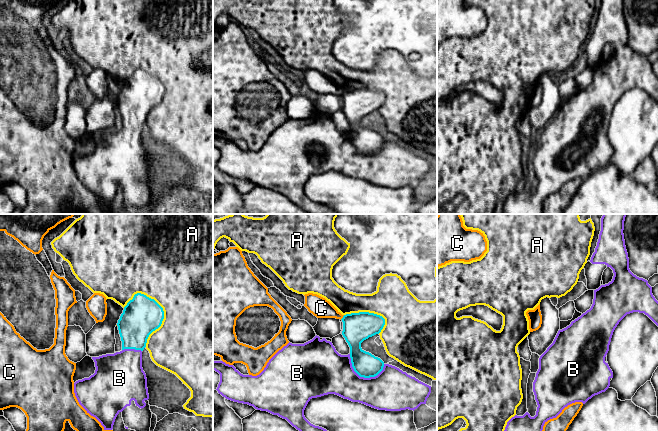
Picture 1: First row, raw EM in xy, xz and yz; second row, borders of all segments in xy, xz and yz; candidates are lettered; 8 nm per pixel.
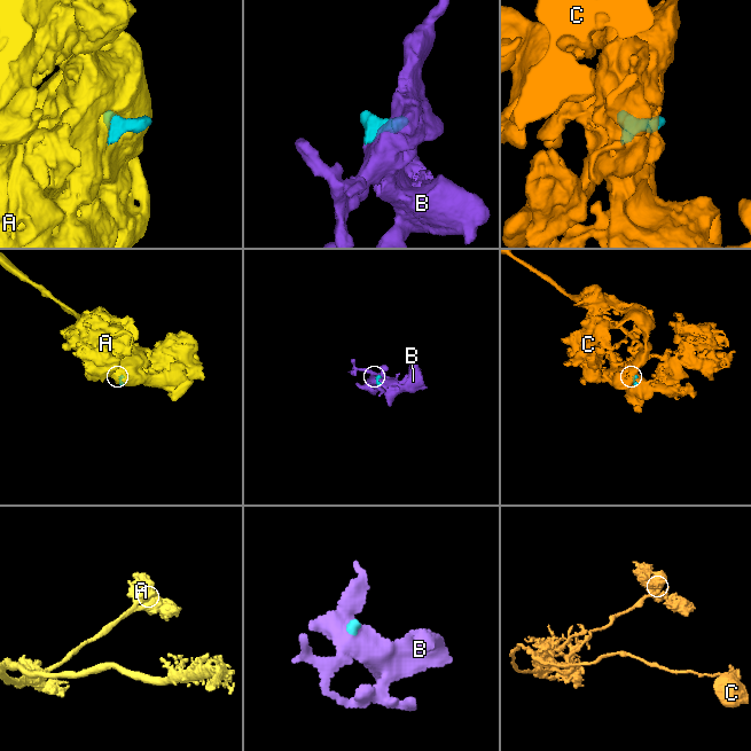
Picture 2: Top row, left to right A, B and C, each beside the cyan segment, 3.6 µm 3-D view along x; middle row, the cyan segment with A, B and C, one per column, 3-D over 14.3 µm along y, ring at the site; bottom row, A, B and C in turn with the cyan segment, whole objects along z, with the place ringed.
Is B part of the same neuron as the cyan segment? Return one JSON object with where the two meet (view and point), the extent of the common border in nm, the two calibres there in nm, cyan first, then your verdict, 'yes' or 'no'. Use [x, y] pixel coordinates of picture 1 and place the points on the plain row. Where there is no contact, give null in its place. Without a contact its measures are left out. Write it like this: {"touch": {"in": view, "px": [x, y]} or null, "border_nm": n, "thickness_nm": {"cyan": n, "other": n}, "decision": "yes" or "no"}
{"touch": {"in": "xz", "px": [361, 152]}, "border_nm": 300, "thickness_nm": {"cyan": 200, "other": 340}, "decision": "yes"}

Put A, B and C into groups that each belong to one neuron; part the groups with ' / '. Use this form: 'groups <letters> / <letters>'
groups A / B / C

